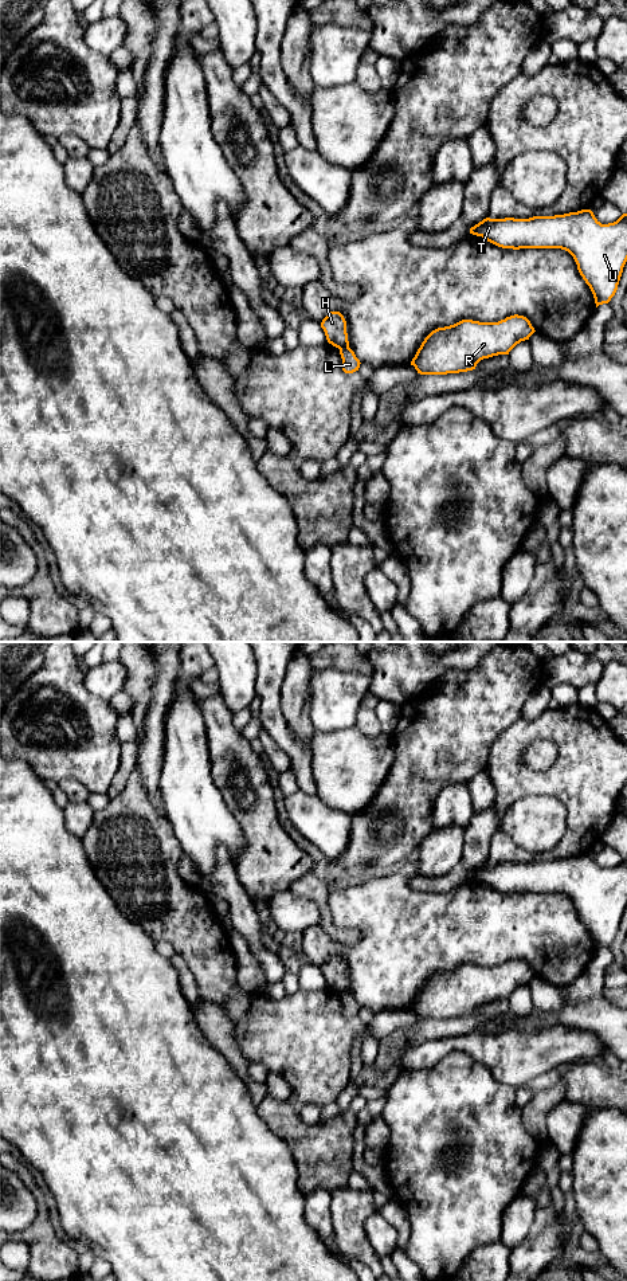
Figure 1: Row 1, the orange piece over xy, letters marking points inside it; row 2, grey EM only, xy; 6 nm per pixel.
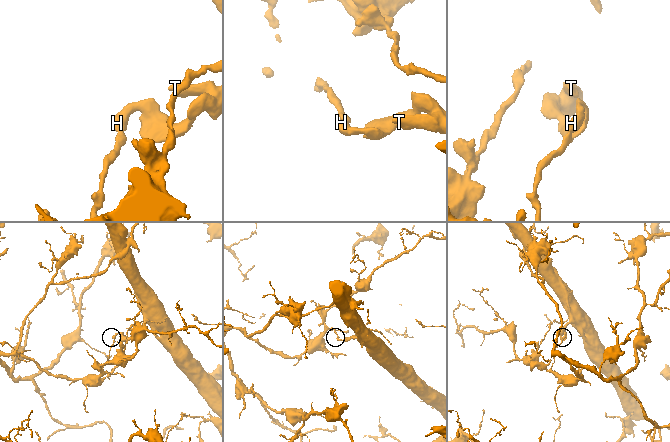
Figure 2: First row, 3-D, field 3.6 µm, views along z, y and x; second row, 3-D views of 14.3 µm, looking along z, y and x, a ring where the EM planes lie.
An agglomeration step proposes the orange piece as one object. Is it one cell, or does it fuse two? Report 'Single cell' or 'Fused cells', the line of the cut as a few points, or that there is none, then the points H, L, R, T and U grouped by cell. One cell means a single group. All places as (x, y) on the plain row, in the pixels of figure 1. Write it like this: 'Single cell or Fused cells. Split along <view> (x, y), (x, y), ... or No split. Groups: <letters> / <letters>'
Fused cells. Split along xy (348, 990), (340, 994). Groups: H R T U / L

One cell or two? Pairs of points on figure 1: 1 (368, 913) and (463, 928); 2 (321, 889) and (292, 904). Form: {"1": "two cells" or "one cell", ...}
{"1": "one cell", "2": "two cells"}

